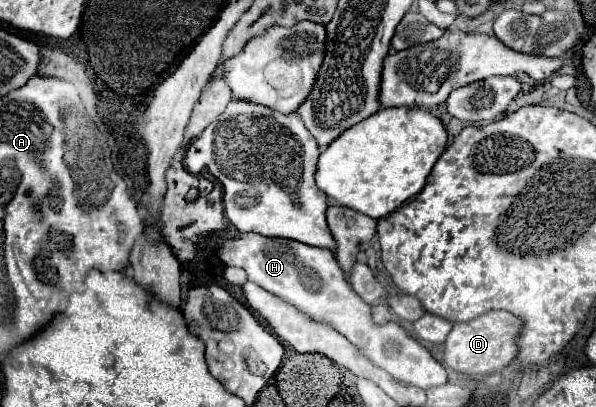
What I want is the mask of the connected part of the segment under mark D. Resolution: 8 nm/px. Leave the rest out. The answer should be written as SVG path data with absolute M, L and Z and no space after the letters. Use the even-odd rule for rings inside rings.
M505 310L487 312L475 320L455 324L443 344L443 360L449 368L463 374L493 374L505 368L517 354L513 336L519 332L521 320Z

